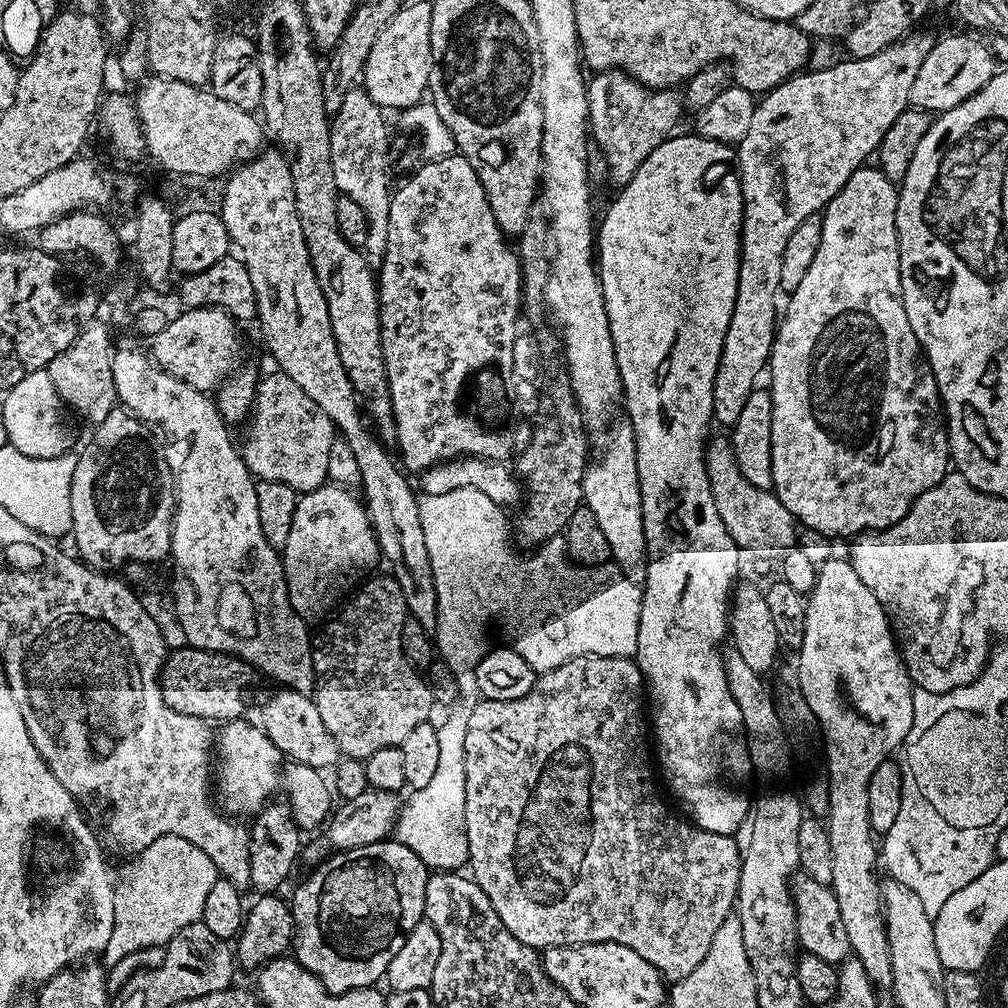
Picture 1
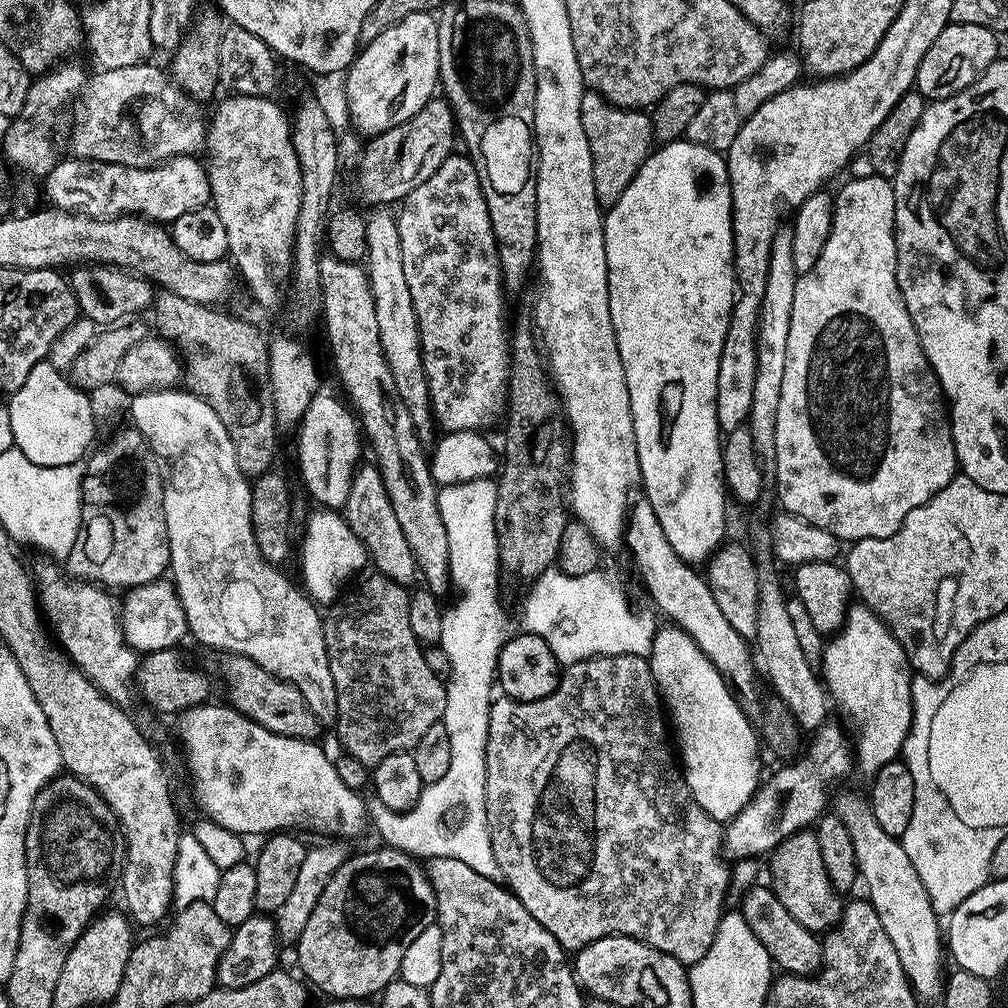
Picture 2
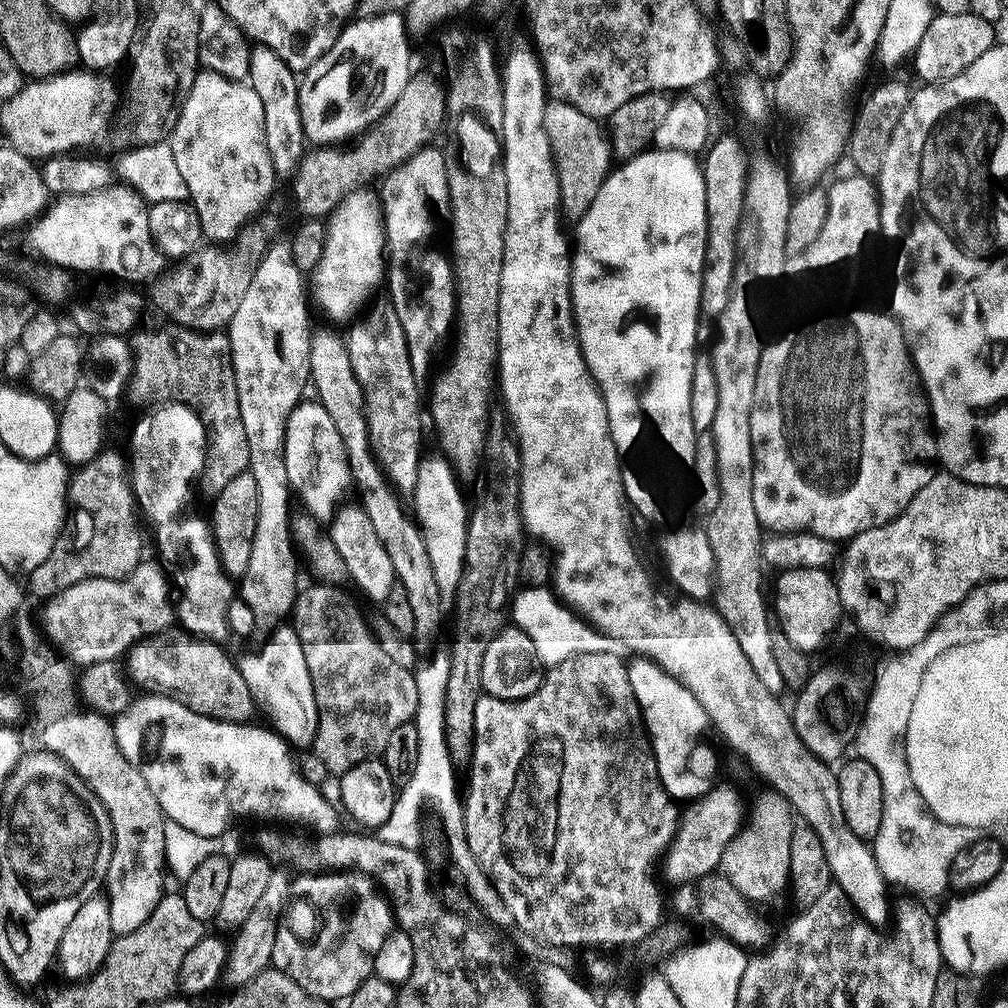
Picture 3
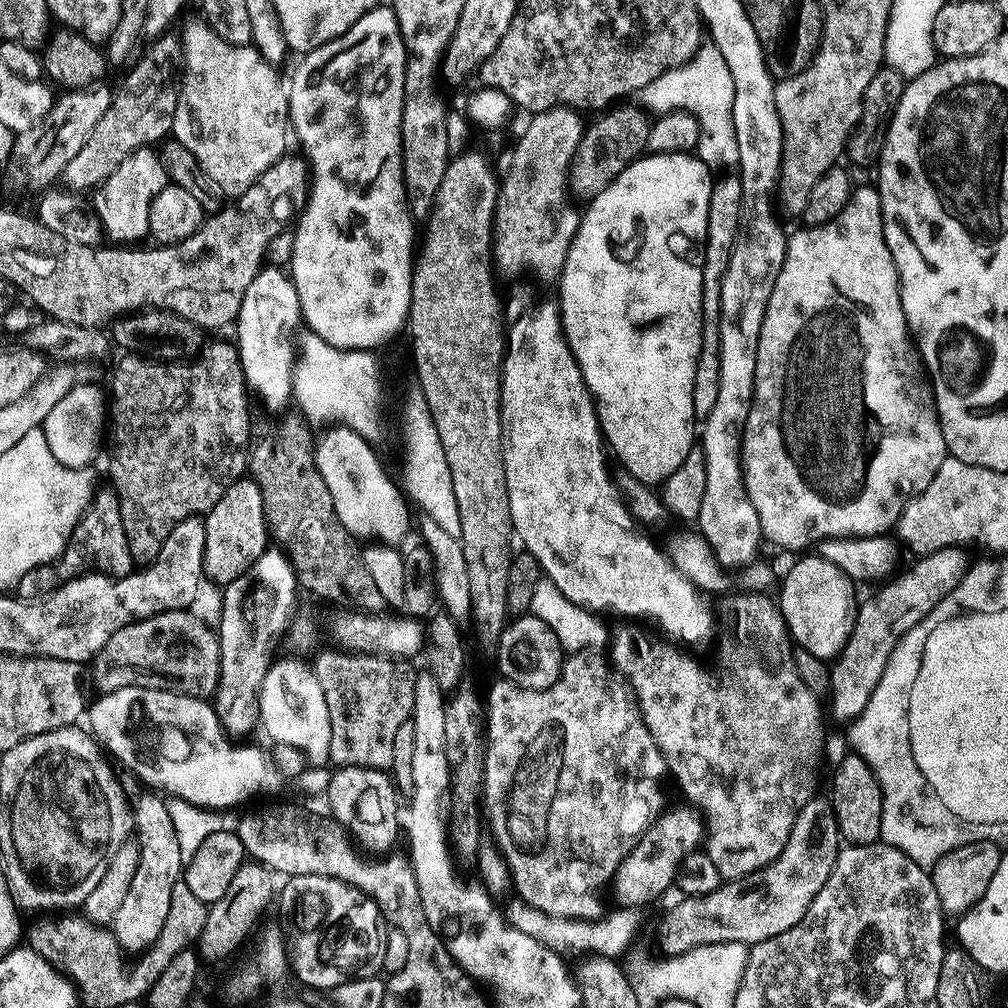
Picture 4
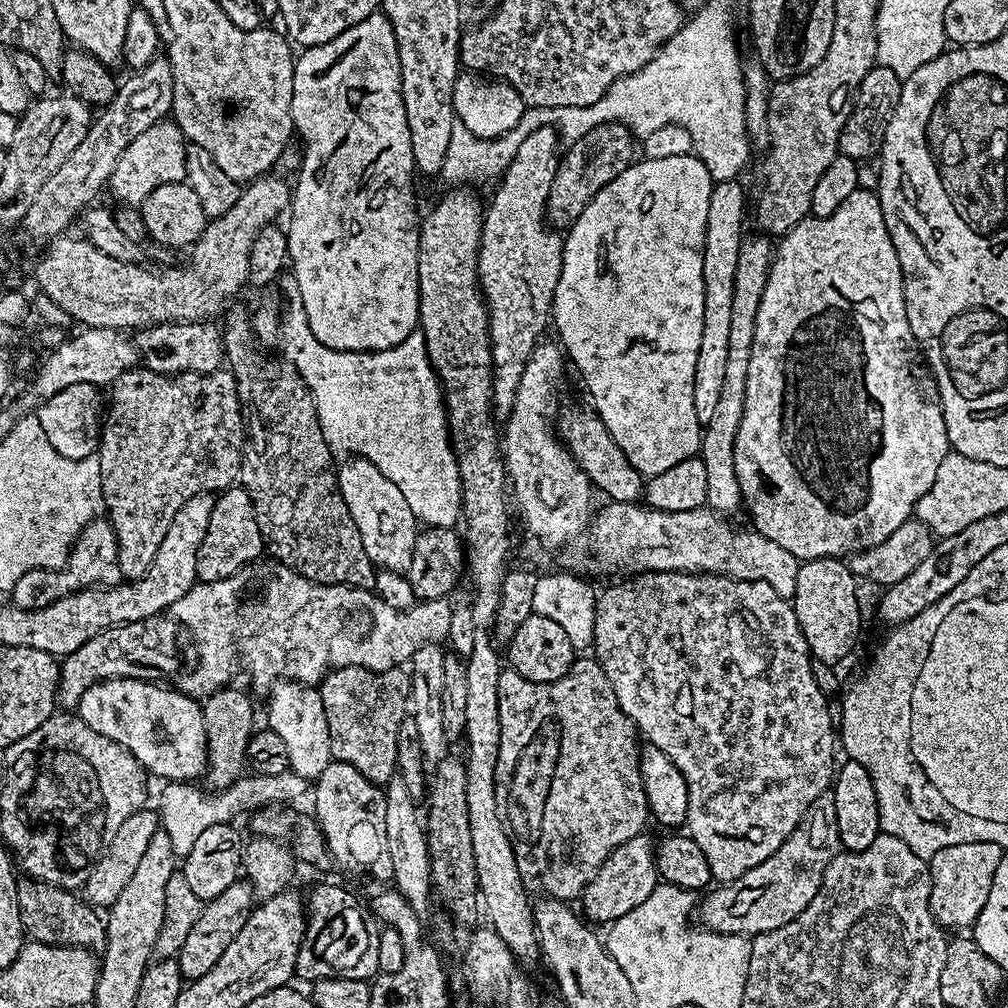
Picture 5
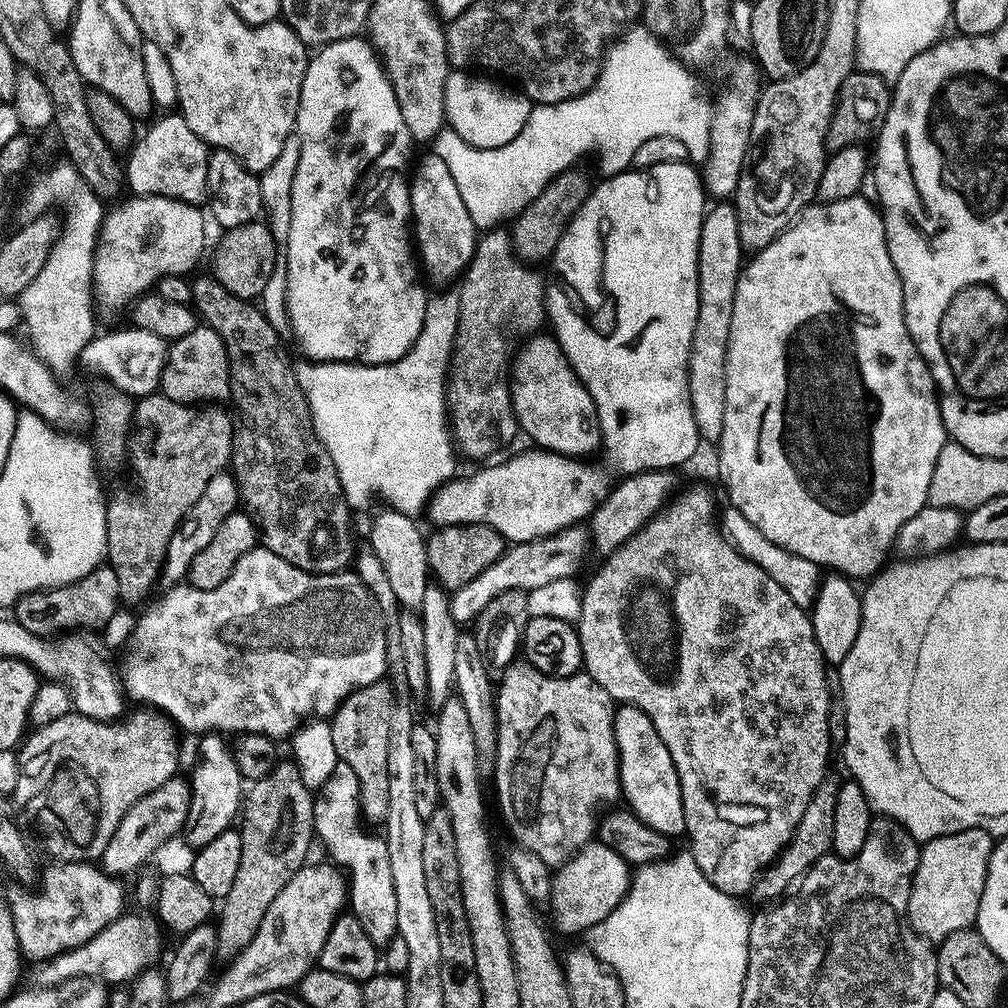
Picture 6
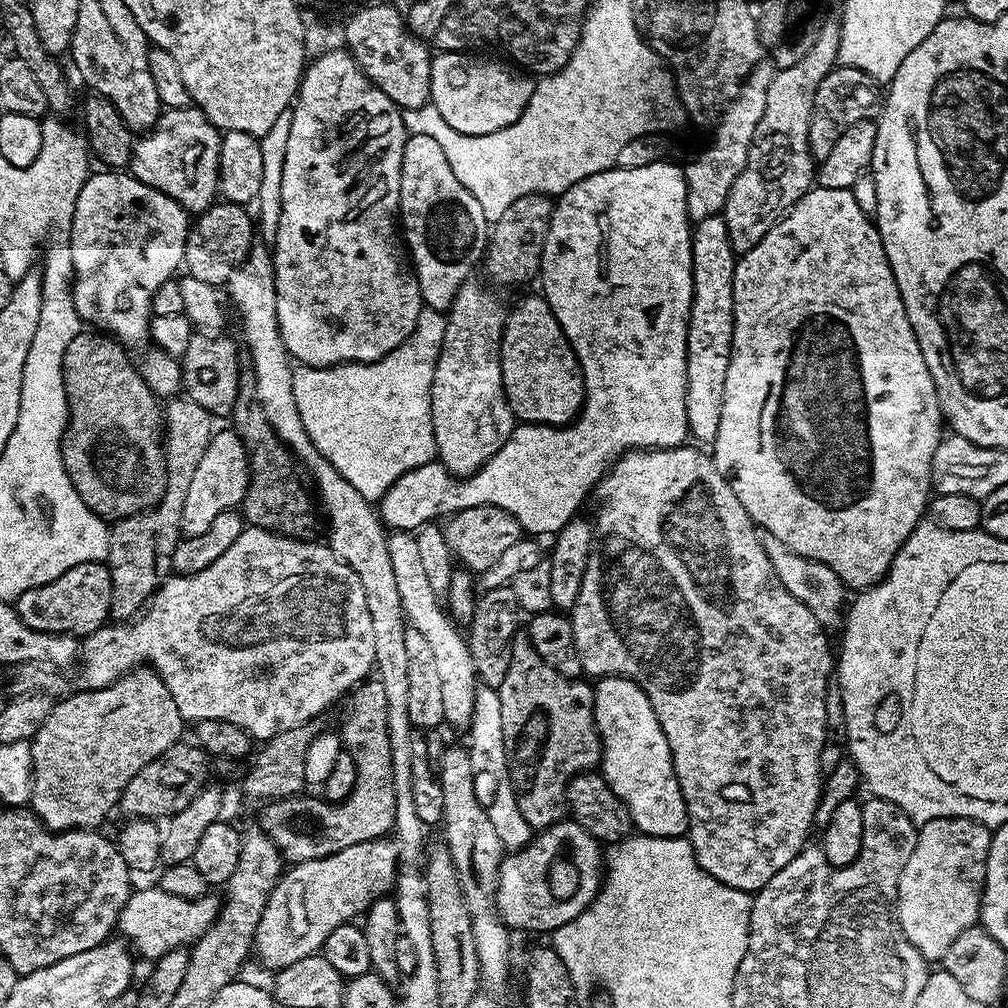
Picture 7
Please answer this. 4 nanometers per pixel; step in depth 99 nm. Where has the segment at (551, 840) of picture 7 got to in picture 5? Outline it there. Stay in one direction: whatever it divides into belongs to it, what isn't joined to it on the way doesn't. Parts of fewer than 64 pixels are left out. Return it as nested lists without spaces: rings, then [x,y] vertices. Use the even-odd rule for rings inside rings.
[[[644,834],[638,835],[620,848],[615,848],[598,870],[590,886],[584,889],[582,901],[584,900],[585,913],[583,912],[583,915],[589,921],[613,922],[618,920],[633,908],[641,906],[642,902],[655,890],[658,883],[656,854],[653,841],[648,841],[646,837],[647,835]]]

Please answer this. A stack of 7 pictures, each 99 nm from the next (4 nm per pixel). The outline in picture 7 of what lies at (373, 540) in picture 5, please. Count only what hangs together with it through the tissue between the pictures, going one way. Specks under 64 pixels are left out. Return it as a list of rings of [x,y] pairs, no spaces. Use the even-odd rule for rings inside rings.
[[[393,531],[388,537],[388,549],[390,566],[394,566],[394,579],[398,585],[398,598],[402,598],[404,619],[414,630],[418,630],[418,634],[423,634],[426,643],[432,647],[436,673],[440,679],[444,724],[447,727],[467,729],[474,714],[475,690],[478,685],[474,658],[470,658],[467,639],[462,635],[461,629],[460,632],[456,629],[459,627],[429,585],[415,535],[412,532]]]

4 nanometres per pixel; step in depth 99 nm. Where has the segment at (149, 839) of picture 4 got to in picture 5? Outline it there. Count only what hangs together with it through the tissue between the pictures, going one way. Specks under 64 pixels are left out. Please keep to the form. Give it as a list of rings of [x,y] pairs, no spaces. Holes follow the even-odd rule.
[[[159,830],[150,839],[150,846],[138,863],[138,870],[127,882],[122,894],[107,909],[106,943],[102,949],[100,977],[96,983],[97,1005],[134,1004],[144,969],[153,959],[158,934],[162,930],[166,914],[166,884],[177,870],[178,857],[172,849],[170,838],[163,830]]]

